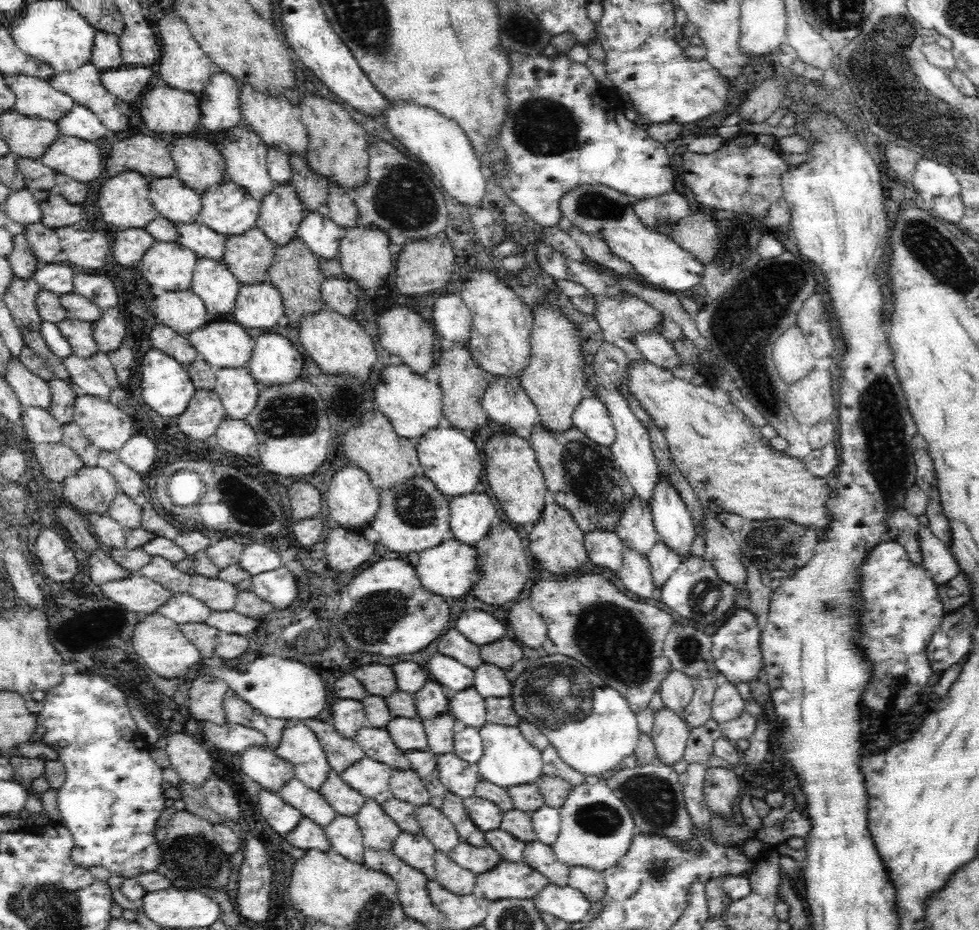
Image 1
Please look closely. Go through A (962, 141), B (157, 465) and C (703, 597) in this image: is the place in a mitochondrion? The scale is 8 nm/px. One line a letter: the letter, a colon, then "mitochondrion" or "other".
A: mitochondrion
B: other
C: mitochondrion

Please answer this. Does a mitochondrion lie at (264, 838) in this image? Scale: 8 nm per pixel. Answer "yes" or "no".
no

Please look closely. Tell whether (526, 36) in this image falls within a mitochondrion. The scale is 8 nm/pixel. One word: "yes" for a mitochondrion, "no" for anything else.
yes

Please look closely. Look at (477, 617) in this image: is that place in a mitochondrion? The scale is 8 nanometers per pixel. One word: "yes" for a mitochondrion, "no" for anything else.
no

